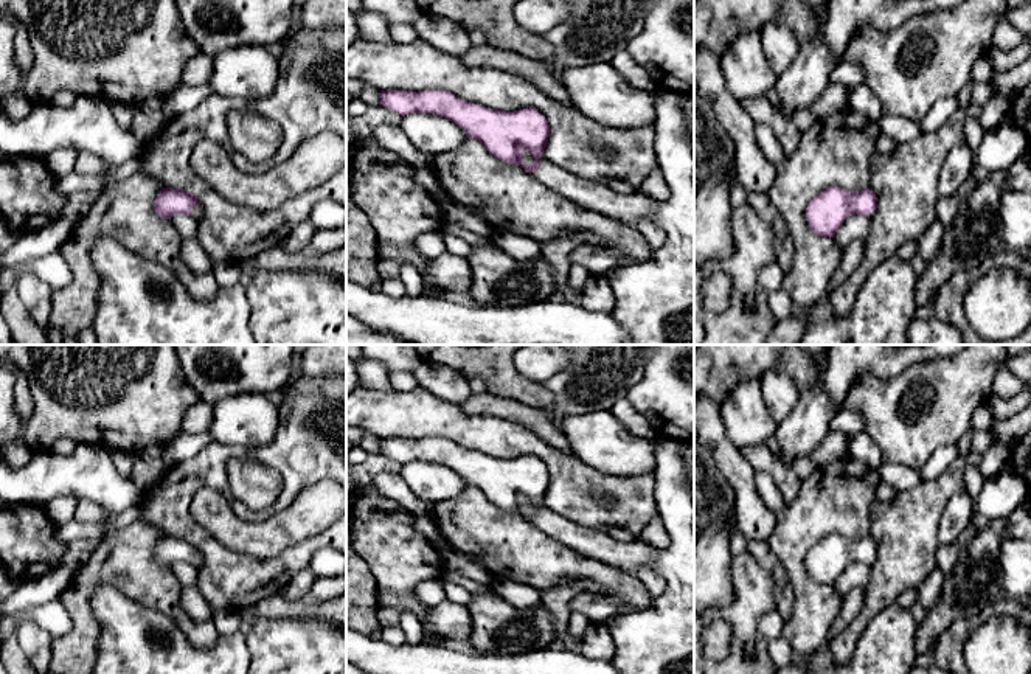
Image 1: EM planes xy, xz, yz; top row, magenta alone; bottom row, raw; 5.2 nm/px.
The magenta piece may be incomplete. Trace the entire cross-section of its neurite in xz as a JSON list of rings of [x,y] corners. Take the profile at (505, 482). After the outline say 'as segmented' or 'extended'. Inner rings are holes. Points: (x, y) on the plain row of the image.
[[[380,438],[380,453],[402,464],[410,461],[433,461],[458,472],[467,486],[478,488],[494,505],[529,520],[536,528],[575,550],[576,553],[621,567],[635,573],[649,567],[666,581],[666,590],[654,599],[649,609],[613,617],[607,626],[615,643],[613,666],[623,674],[694,674],[694,500],[685,483],[685,443],[661,438],[655,449],[655,505],[671,537],[665,550],[643,540],[620,542],[607,533],[599,533],[568,522],[543,505],[550,485],[547,466],[534,457],[514,460],[494,458],[472,452],[444,438]]]; extended

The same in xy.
[[[172,536],[160,539],[154,548],[154,559],[163,567],[171,567],[175,562],[186,562],[200,570],[203,565],[203,554],[191,540]]]; extended

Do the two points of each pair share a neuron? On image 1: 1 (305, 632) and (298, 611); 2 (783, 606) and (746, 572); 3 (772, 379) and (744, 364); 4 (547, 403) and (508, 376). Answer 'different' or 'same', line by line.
1: different
2: different
3: different
4: same

